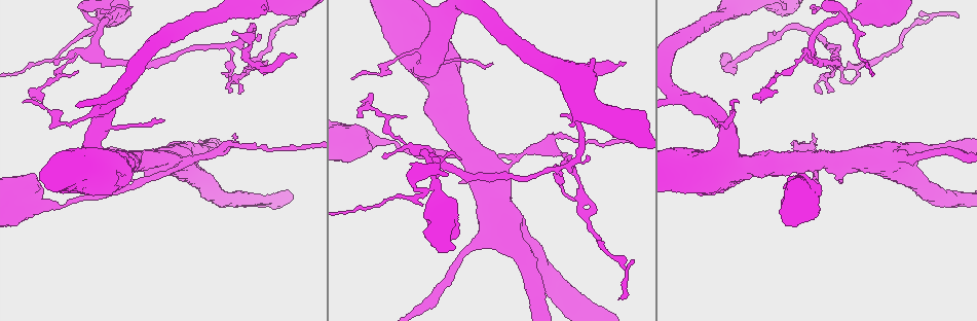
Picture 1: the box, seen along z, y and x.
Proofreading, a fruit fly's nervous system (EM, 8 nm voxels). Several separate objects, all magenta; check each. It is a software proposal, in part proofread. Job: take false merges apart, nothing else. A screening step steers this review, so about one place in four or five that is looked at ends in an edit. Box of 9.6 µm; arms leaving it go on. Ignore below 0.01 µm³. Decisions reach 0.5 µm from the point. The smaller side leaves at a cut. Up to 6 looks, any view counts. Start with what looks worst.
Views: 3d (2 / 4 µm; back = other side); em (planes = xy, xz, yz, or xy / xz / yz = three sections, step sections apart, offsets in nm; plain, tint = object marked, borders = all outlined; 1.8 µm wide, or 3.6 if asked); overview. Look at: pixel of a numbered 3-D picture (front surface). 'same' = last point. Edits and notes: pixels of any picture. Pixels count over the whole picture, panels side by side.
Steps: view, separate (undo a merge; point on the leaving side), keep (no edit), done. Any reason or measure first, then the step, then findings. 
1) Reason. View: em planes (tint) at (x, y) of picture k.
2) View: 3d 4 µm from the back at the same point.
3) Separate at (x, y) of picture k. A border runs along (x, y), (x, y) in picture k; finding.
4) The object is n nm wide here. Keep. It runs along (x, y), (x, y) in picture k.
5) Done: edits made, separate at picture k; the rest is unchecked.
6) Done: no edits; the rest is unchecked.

Four arms meet. View: em planes (tint) at (436, 188) of picture 1.

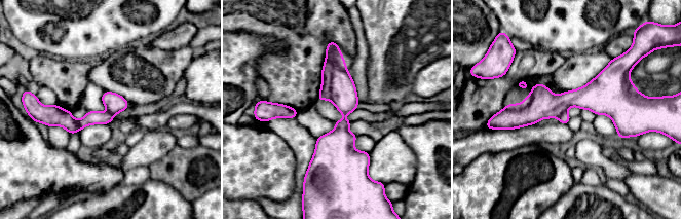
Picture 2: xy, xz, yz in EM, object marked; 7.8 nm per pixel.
The object is 150 nm wide here. Separate at (325, 94) of picture 2. A second cell is stuck on.

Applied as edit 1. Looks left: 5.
Narrows sharply. View: em planes (tint) at (768, 84) of picture 1.

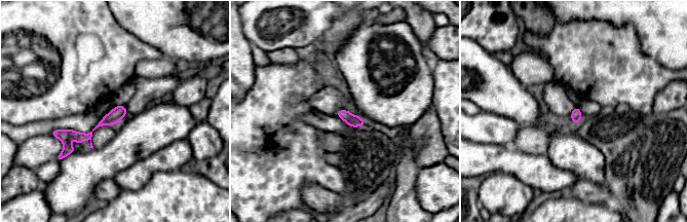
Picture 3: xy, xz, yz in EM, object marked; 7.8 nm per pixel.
Keep. Continuous, no second cell.

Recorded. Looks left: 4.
Side arm on a straight run. View: 3d 2 µm from the back at (183, 161) of picture 1.

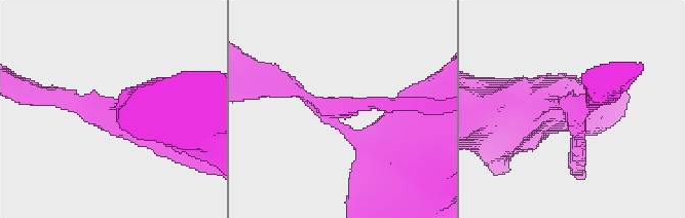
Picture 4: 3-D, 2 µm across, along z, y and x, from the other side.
3 arms meet here; shape alone is not enough. View: em xz step 8 (tint) at (104, 108) of picture 4.

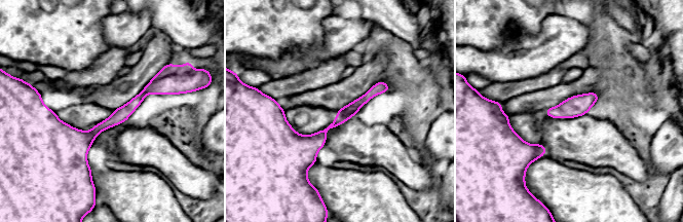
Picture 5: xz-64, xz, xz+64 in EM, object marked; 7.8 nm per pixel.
View: em planes (borders) at the same point.

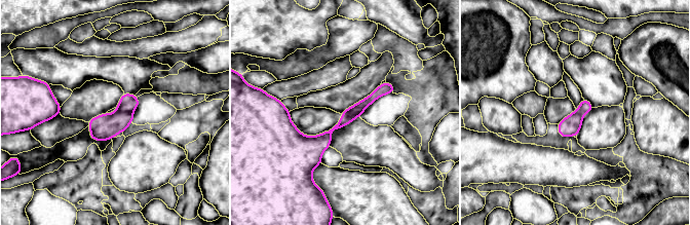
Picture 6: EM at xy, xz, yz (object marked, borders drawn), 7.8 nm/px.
Separate at (362, 105) of picture 6. The part that leaves runs along (389, 86), (345, 114) in picture 6; two cells meet here.

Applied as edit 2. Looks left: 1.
Done: edits made, separate at picture 2, separate at picture 6; the rest is unchecked.

